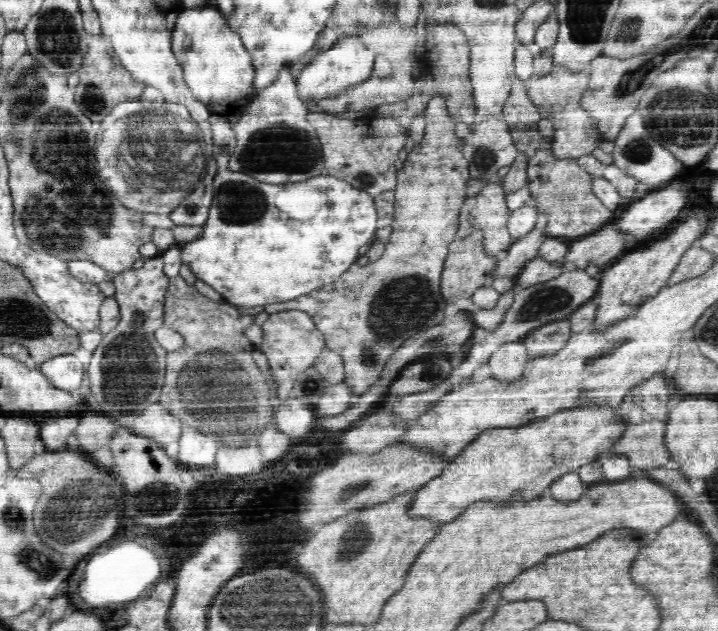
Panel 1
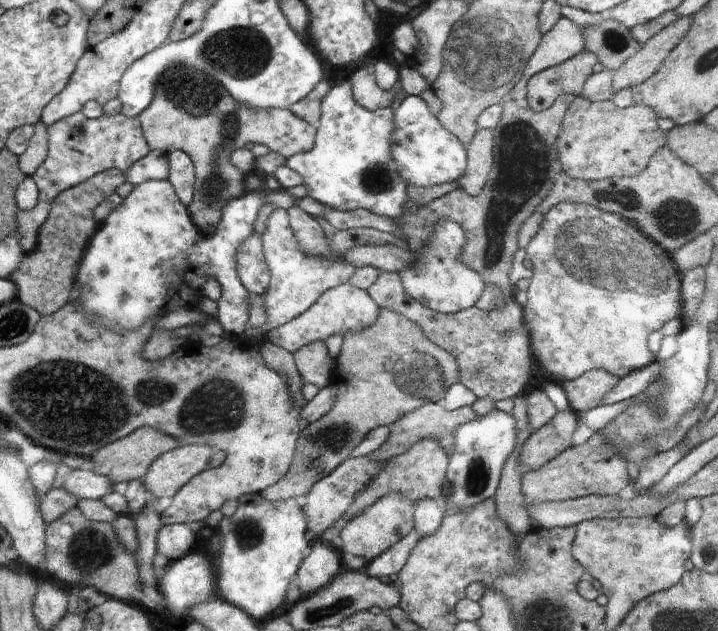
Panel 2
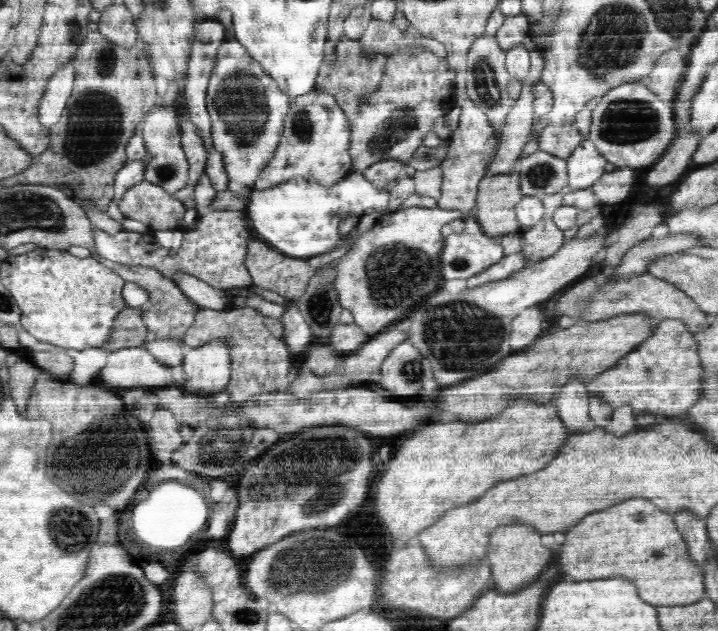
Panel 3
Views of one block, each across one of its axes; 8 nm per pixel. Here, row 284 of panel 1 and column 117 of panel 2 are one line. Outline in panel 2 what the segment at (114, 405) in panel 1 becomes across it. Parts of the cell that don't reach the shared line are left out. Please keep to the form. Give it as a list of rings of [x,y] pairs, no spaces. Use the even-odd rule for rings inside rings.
[[[81,111],[56,122],[54,126],[47,127],[48,142],[50,142],[48,160],[40,166],[40,170],[33,177],[39,187],[40,202],[34,210],[18,212],[20,230],[16,234],[22,236],[22,248],[28,254],[37,251],[40,242],[38,236],[42,232],[42,226],[48,221],[54,200],[59,198],[60,194],[83,185],[84,182],[91,181],[104,171],[120,169],[128,172],[128,170],[132,170],[132,166],[136,162],[147,158],[148,154],[153,152],[150,143],[144,136],[140,115],[136,118],[130,118],[124,114],[105,115],[102,118],[90,119]]]

